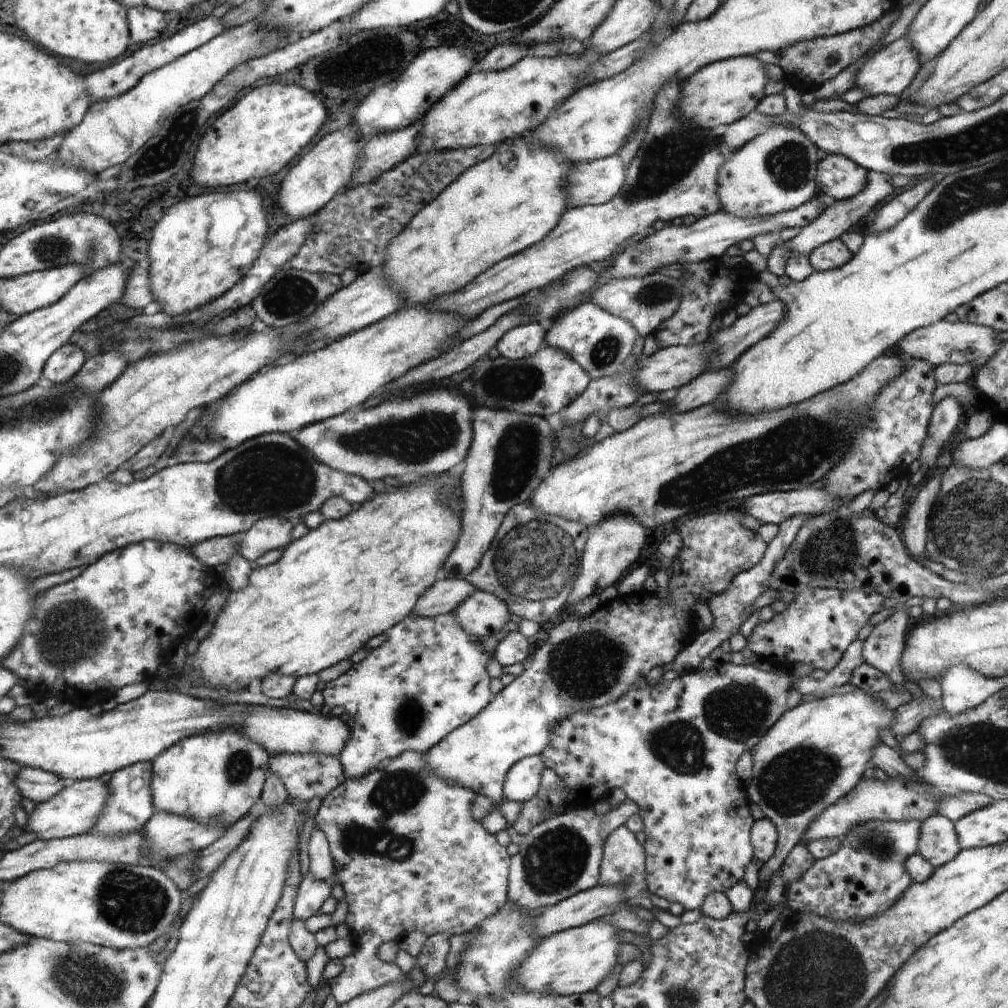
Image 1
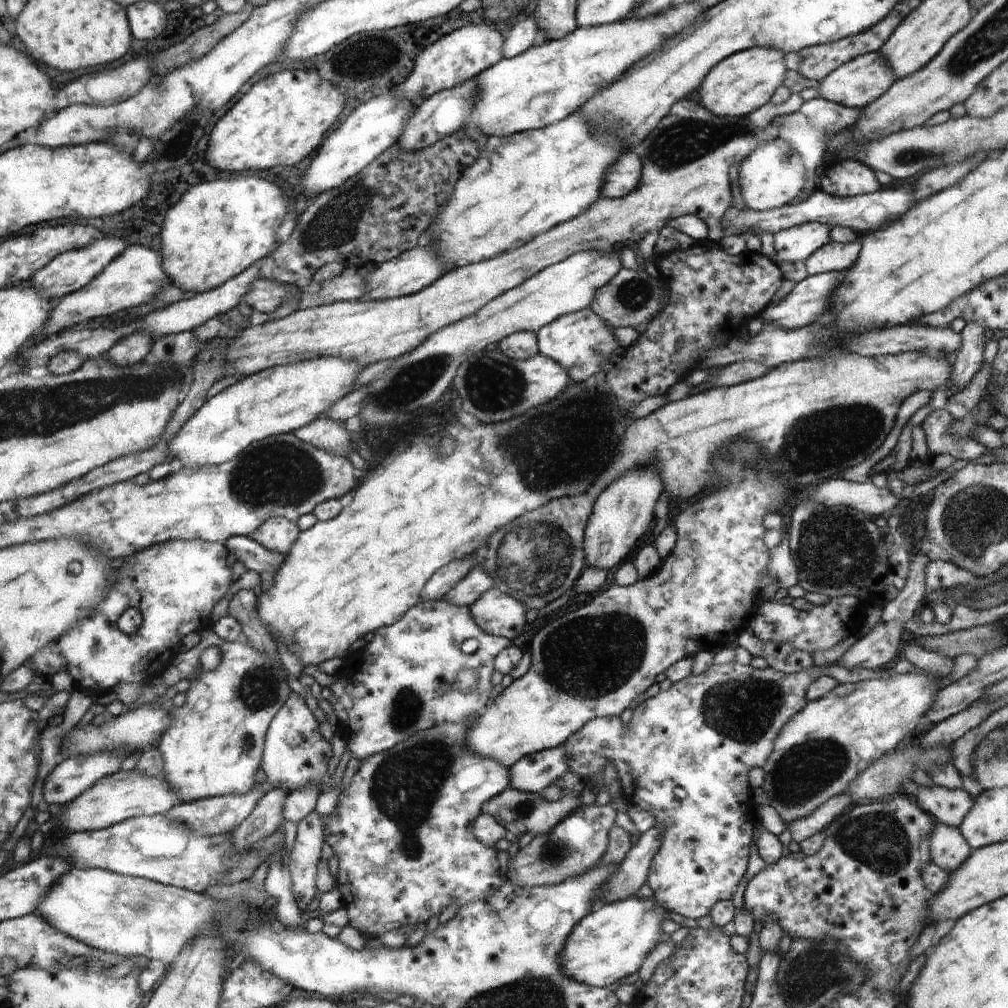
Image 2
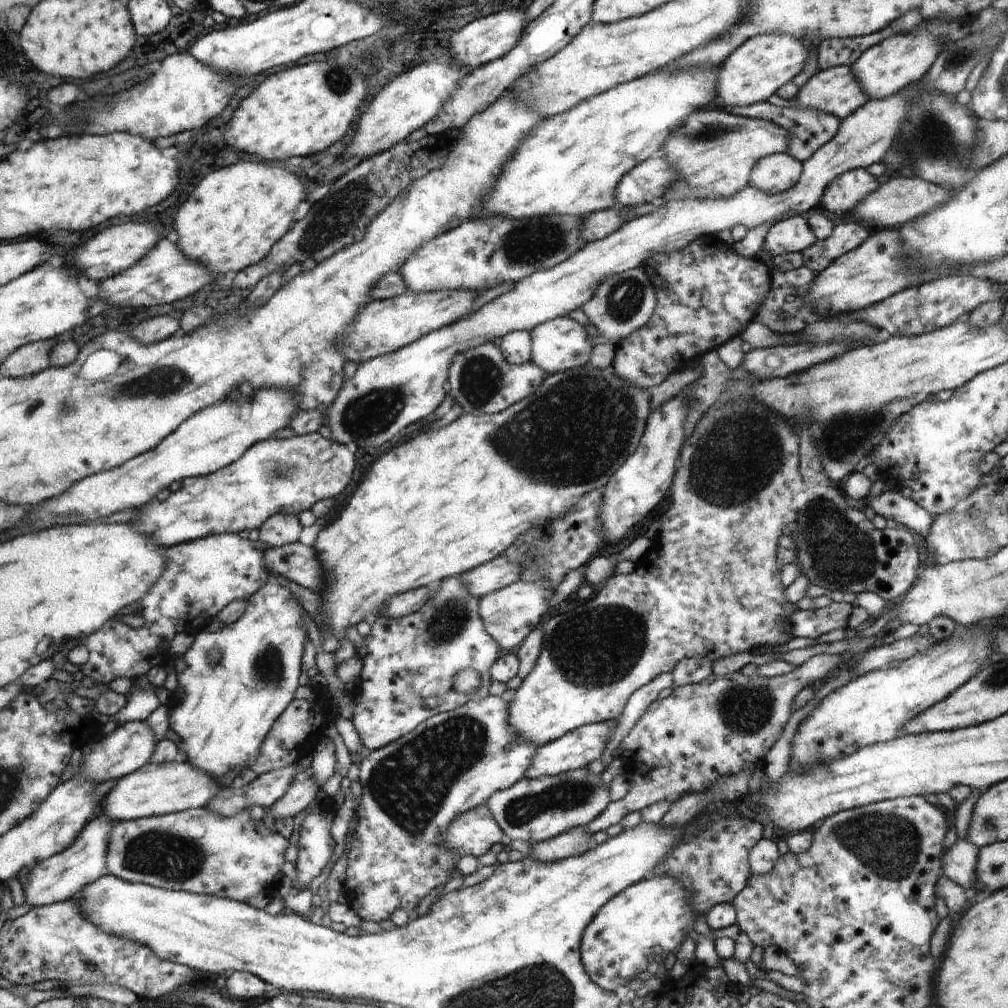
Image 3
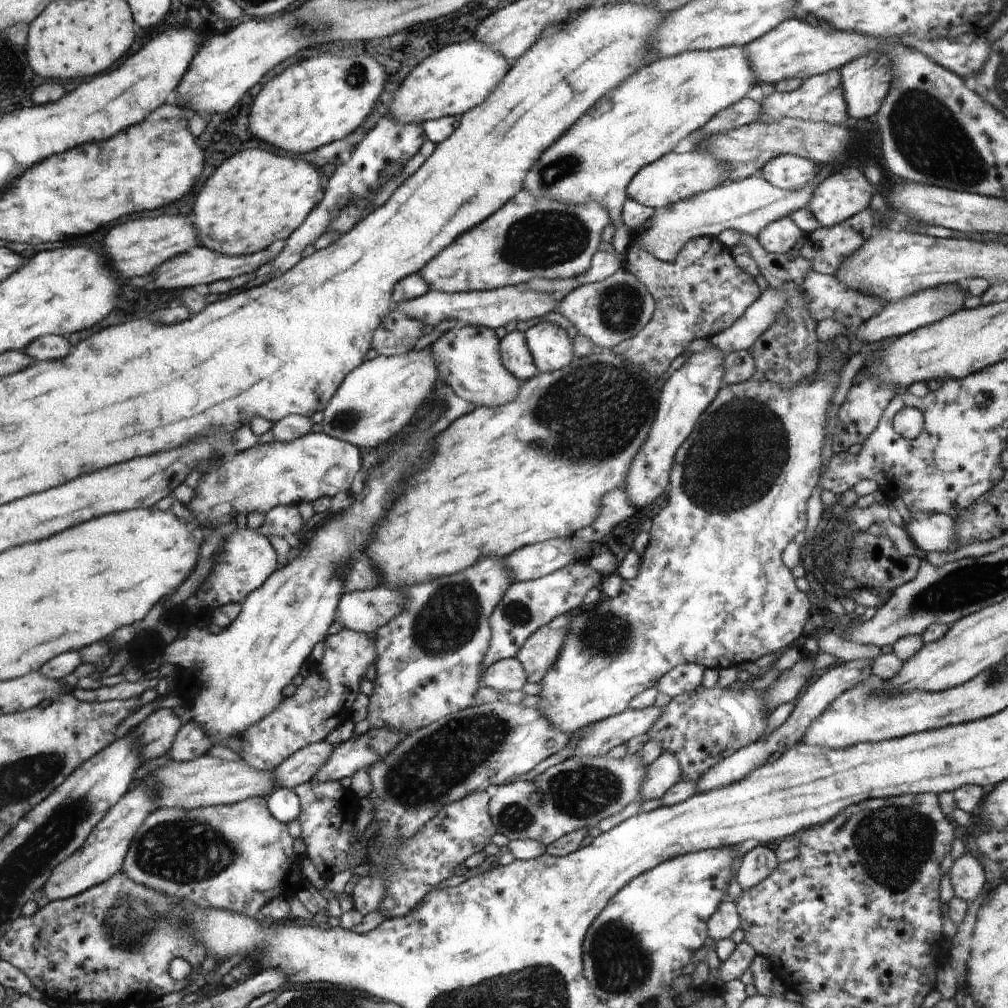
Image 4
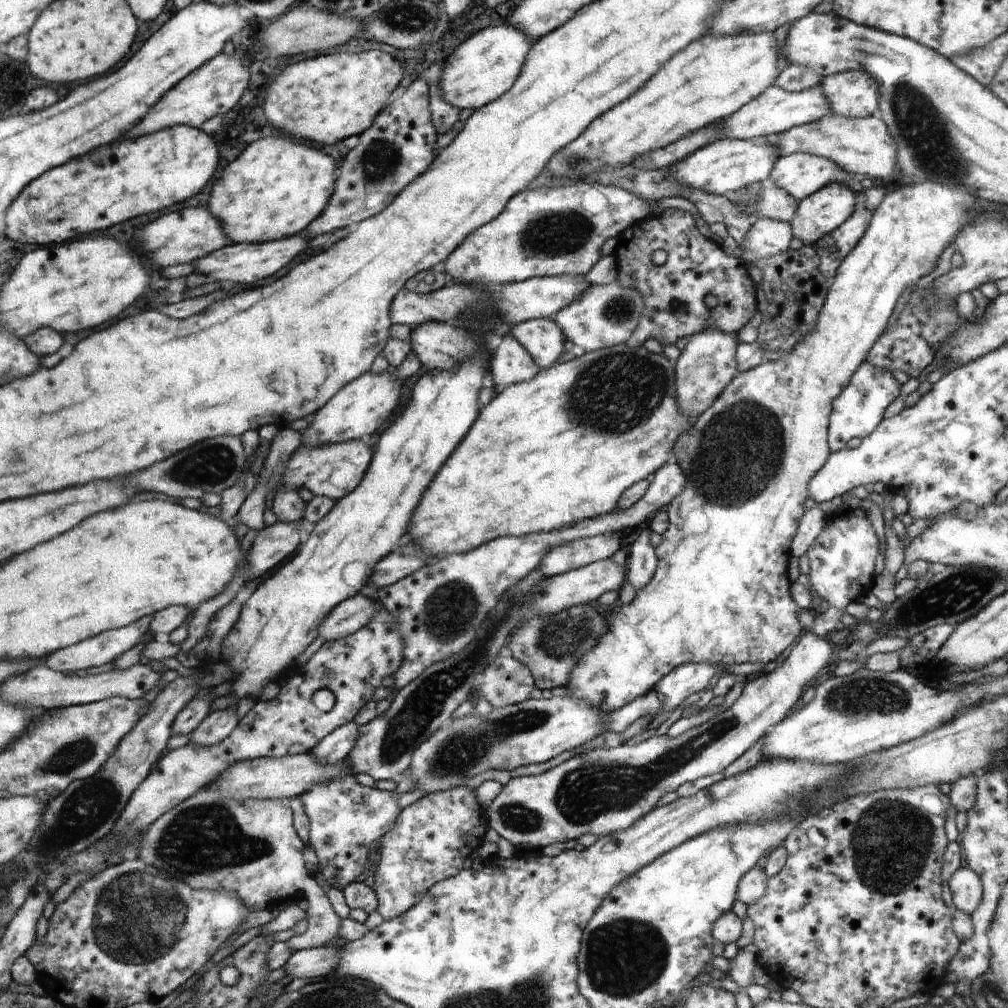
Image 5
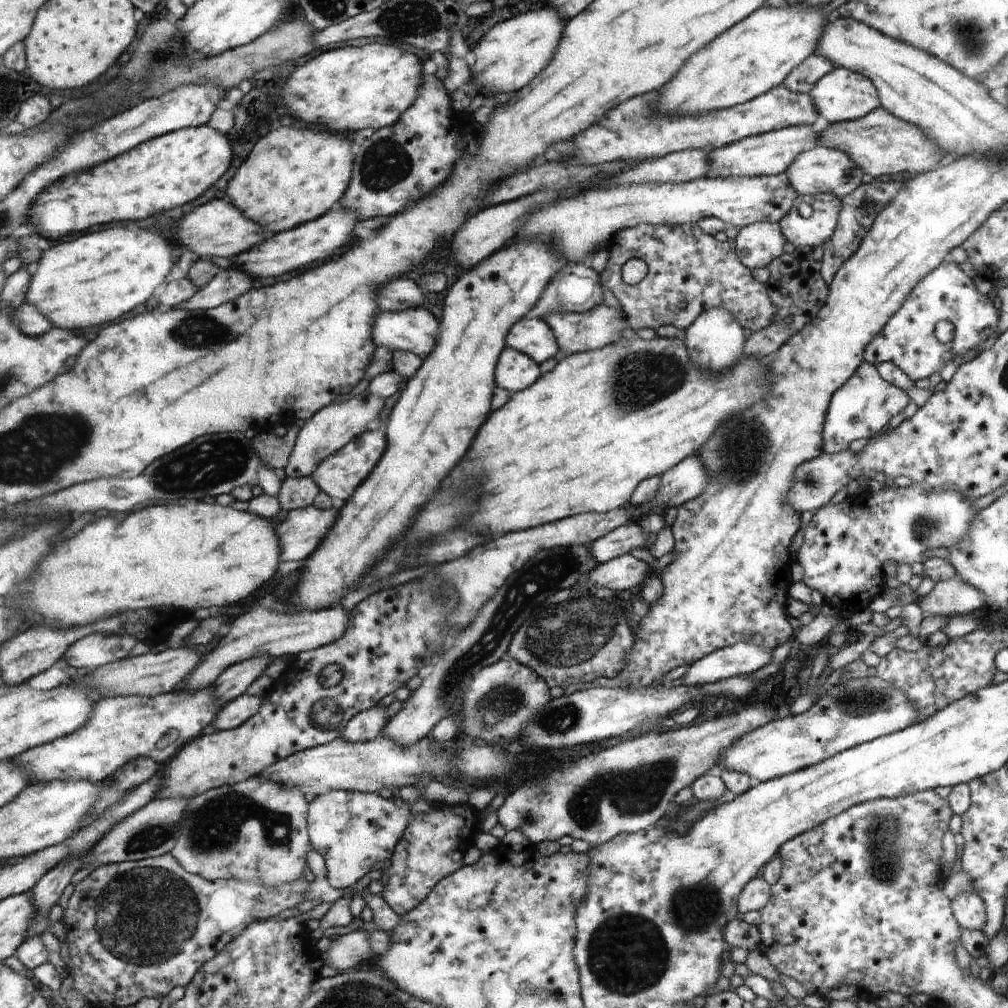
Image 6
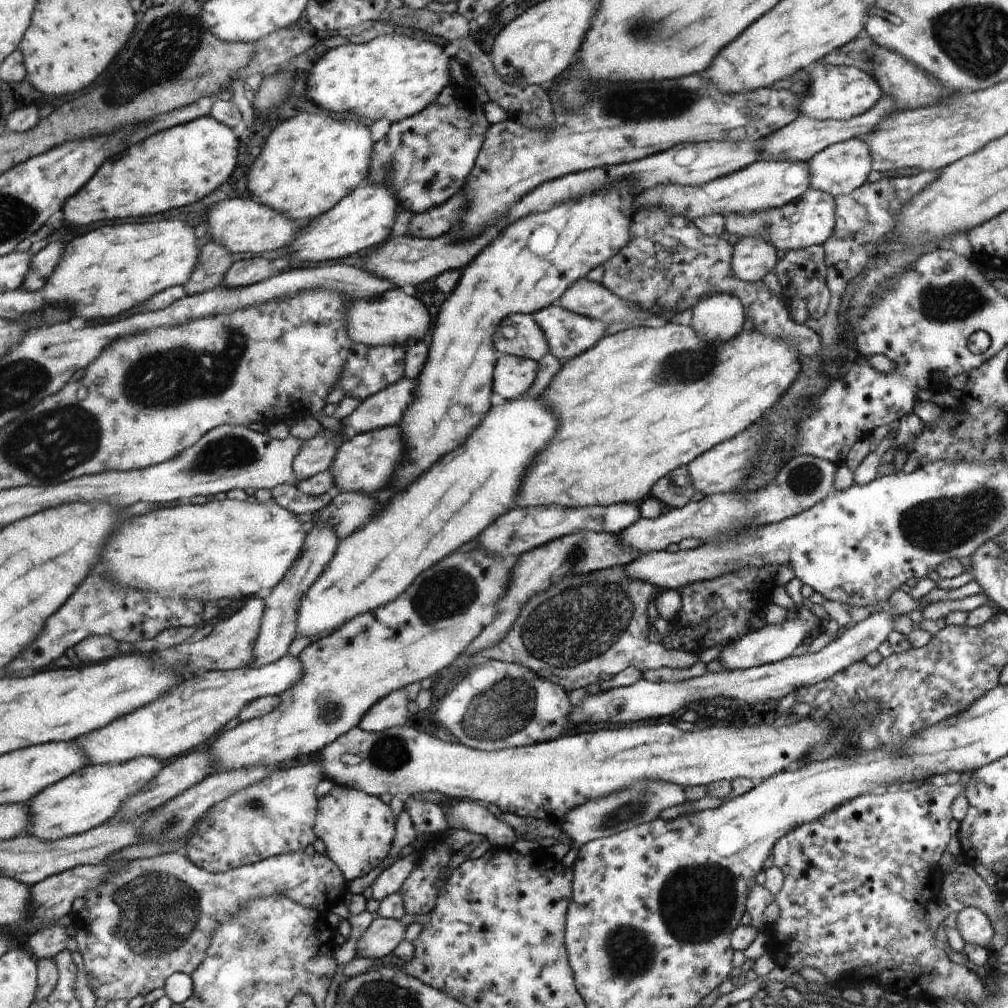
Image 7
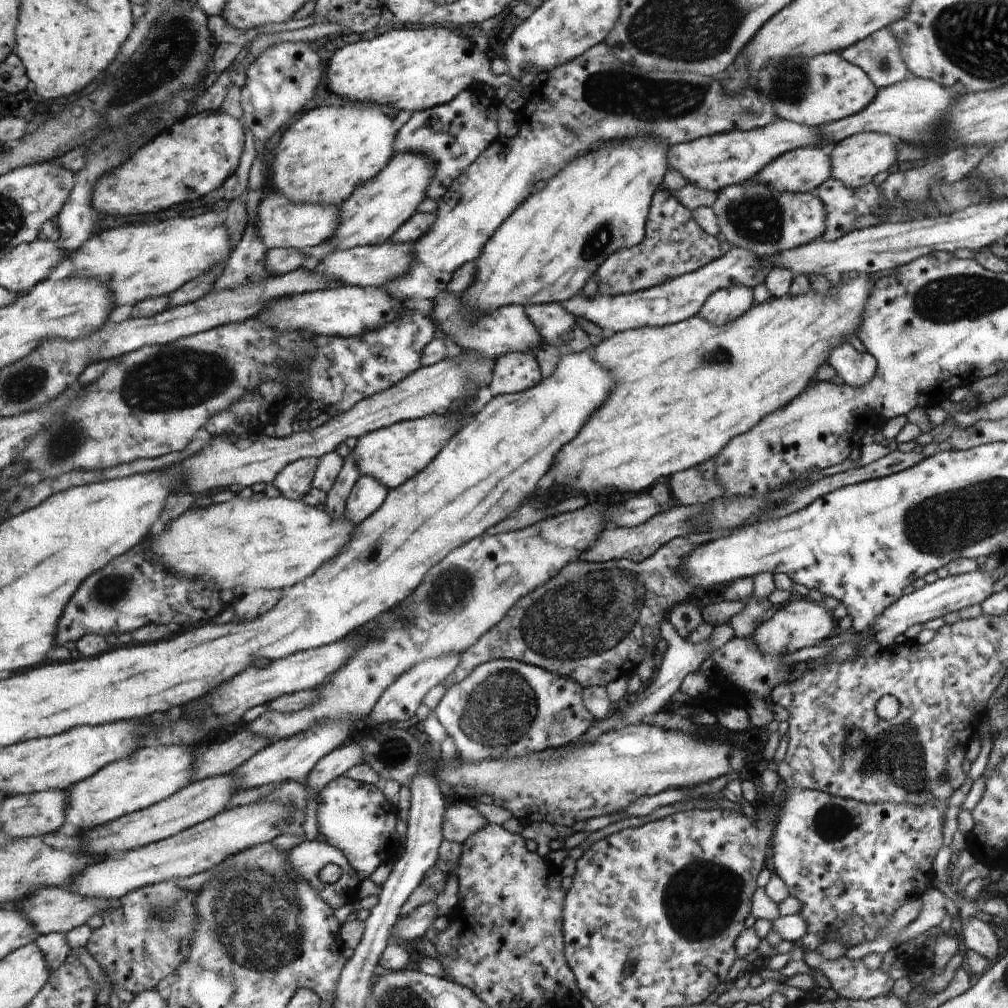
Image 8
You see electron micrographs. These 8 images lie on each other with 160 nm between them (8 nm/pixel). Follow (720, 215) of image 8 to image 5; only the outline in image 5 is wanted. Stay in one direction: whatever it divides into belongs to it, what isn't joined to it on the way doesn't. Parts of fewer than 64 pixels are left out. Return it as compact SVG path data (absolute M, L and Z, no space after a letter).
M829 182L819 188L814 194L807 196L798 203L798 208L789 222L793 238L799 238L804 245L810 245L819 238L830 234L835 228L853 215L855 209L855 194L848 185L839 182Z

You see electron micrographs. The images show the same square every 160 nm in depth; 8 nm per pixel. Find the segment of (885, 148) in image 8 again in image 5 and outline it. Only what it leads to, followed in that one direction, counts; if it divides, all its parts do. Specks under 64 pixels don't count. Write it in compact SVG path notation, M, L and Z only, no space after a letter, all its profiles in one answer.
M808 153L778 157L768 176L768 183L786 191L796 202L814 194L829 182L848 185L854 192L864 190L860 182L831 160Z

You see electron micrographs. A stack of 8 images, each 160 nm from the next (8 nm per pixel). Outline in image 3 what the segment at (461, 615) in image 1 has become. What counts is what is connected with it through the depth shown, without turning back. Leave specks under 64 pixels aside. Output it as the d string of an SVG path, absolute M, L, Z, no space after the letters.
M516 581L510 586L492 592L481 599L481 618L490 637L497 642L502 654L510 653L512 648L518 648L526 636L532 634L534 624L540 622L544 612L548 610L546 600L546 584L536 582Z

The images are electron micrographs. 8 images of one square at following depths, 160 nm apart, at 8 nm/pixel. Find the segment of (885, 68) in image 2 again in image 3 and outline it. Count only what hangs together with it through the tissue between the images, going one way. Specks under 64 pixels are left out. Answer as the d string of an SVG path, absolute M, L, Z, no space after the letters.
M850 65L820 69L798 90L792 108L812 108L842 121L869 102Z

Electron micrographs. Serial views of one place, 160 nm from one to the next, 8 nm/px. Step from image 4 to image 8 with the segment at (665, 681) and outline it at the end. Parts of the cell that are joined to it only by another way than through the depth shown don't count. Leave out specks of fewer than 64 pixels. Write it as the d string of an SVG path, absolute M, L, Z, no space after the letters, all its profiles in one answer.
M802 600L789 601L785 605L776 608L775 614L765 622L760 623L753 632L754 644L764 653L771 655L786 655L796 652L806 646L815 646L831 635L837 628L832 611L827 610L822 603Z

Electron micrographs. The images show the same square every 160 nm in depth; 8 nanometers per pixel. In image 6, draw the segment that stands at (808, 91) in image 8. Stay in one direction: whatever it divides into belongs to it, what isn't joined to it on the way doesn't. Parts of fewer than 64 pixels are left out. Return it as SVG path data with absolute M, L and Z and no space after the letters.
M832 68L828 74L825 74L816 84L813 84L808 91L817 111L830 124L862 118L880 106L874 83L863 74L845 68Z

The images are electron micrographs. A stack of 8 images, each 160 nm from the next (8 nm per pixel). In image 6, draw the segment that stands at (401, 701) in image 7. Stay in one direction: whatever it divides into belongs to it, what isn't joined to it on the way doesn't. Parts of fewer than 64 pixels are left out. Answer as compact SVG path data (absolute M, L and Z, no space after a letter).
M371 708L350 719L348 726L341 732L339 738L347 743L374 740L384 732L389 718L387 708Z

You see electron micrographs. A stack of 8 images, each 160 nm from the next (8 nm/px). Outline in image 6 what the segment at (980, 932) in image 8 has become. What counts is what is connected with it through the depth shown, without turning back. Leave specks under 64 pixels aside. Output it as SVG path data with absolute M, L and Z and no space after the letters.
M975 890L960 893L954 900L951 900L951 909L960 928L979 931L984 928L985 906Z

